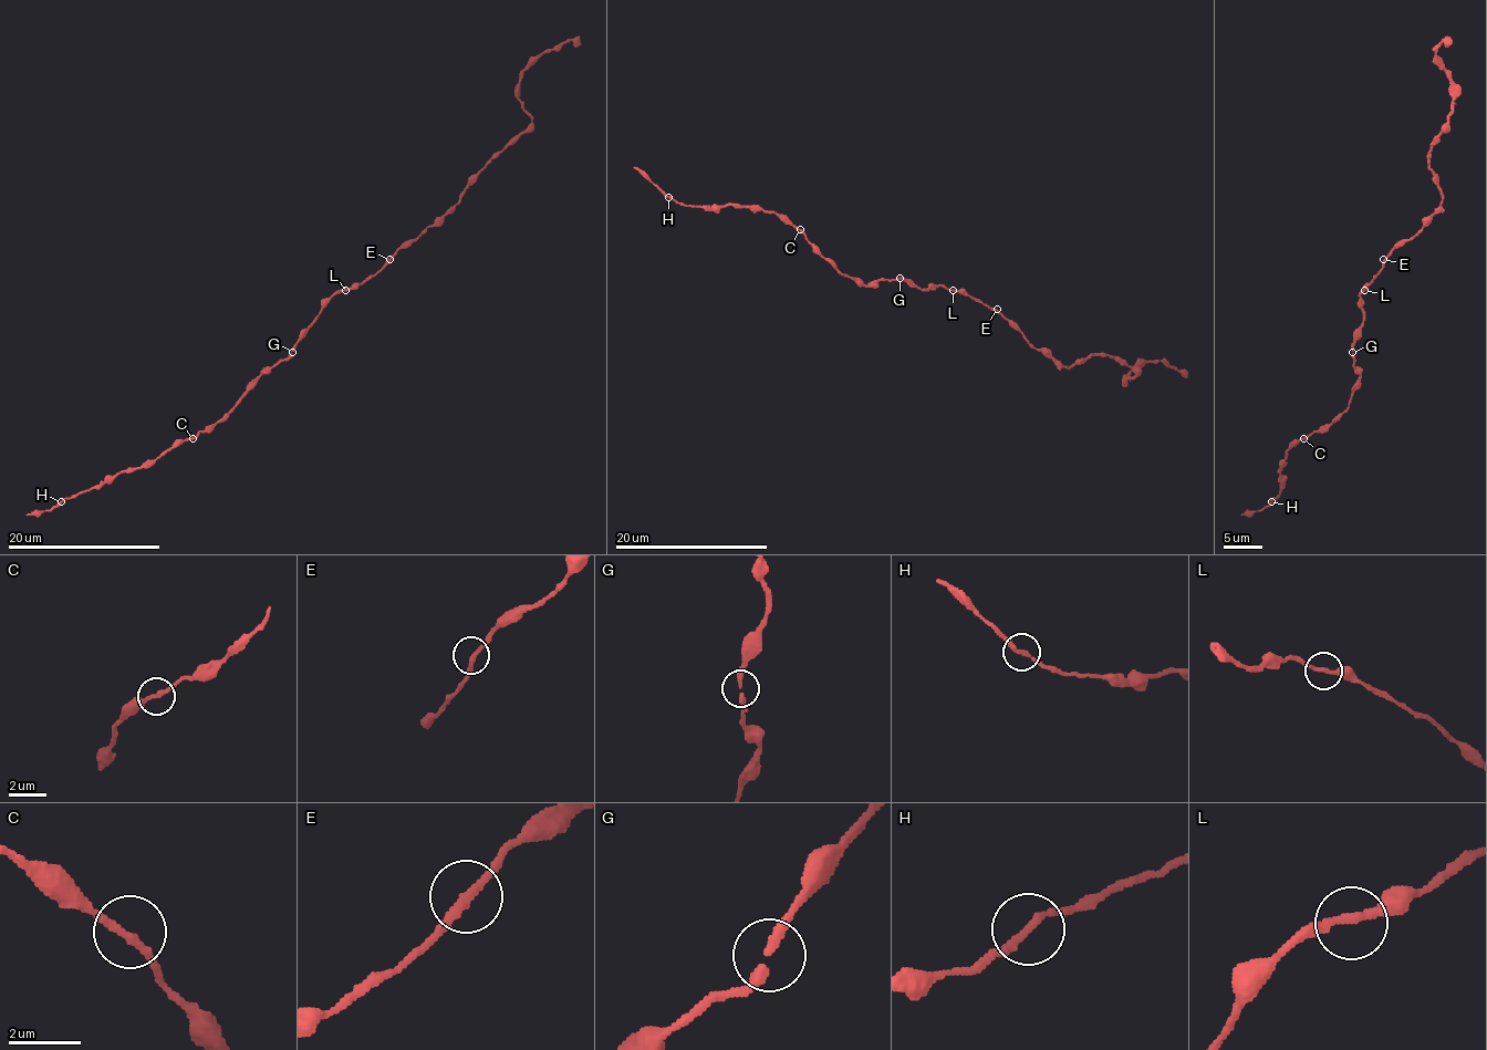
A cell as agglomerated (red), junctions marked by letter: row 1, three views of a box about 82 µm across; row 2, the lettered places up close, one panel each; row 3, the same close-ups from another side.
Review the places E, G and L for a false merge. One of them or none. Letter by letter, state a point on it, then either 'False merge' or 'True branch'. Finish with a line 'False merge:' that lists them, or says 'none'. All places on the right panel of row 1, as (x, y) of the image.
E: Place: (1383, 259). True branch
G: Place: (1352, 352). True branch
L: Place: (1364, 290). True branch
False merge: none

